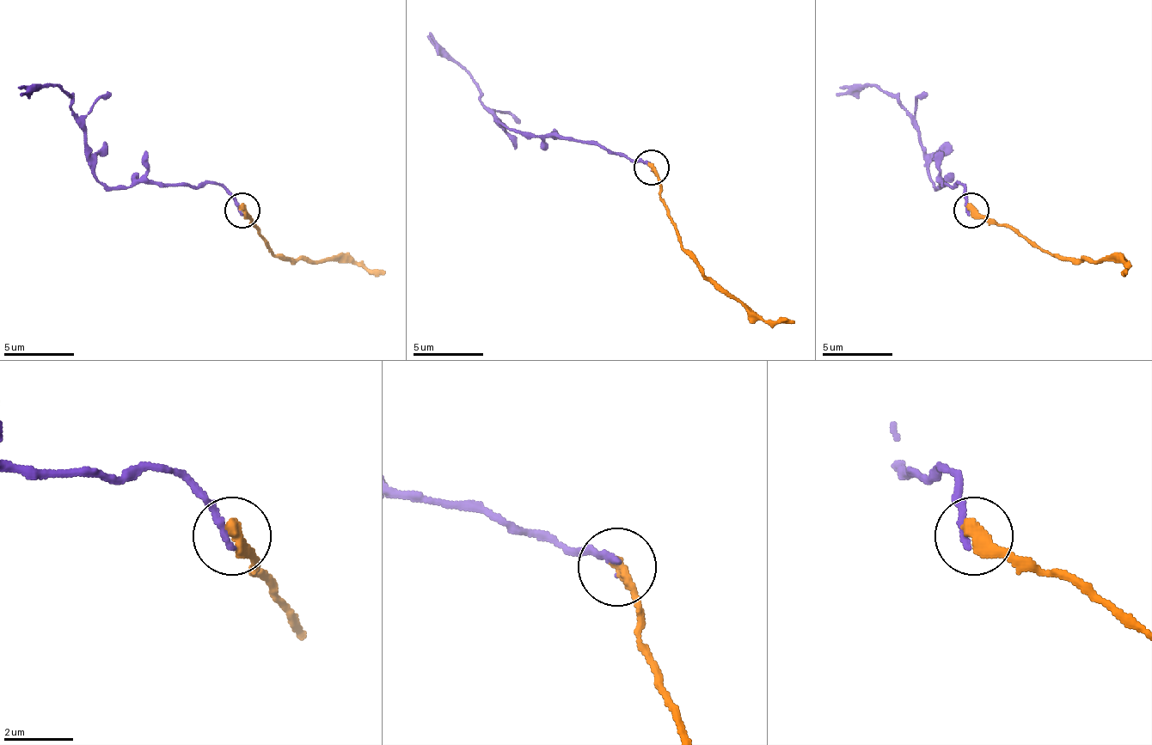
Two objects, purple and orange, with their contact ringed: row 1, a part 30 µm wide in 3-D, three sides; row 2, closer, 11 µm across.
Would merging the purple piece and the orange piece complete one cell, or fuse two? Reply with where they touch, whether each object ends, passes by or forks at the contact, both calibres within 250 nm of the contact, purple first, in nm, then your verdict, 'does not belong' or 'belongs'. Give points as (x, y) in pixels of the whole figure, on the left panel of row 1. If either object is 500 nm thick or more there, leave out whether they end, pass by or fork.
at (242, 210); purple ends there; orange ends there; 200 nm thick on the purple side, 420 nm on the other; belongs

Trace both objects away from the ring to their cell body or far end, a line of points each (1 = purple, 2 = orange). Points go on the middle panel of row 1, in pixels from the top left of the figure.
1: (648, 166), (628, 155), (554, 135), (511, 131), (494, 113), (466, 71), (428, 33)
2: (652, 166), (659, 201), (694, 264), (764, 320), (795, 324)

